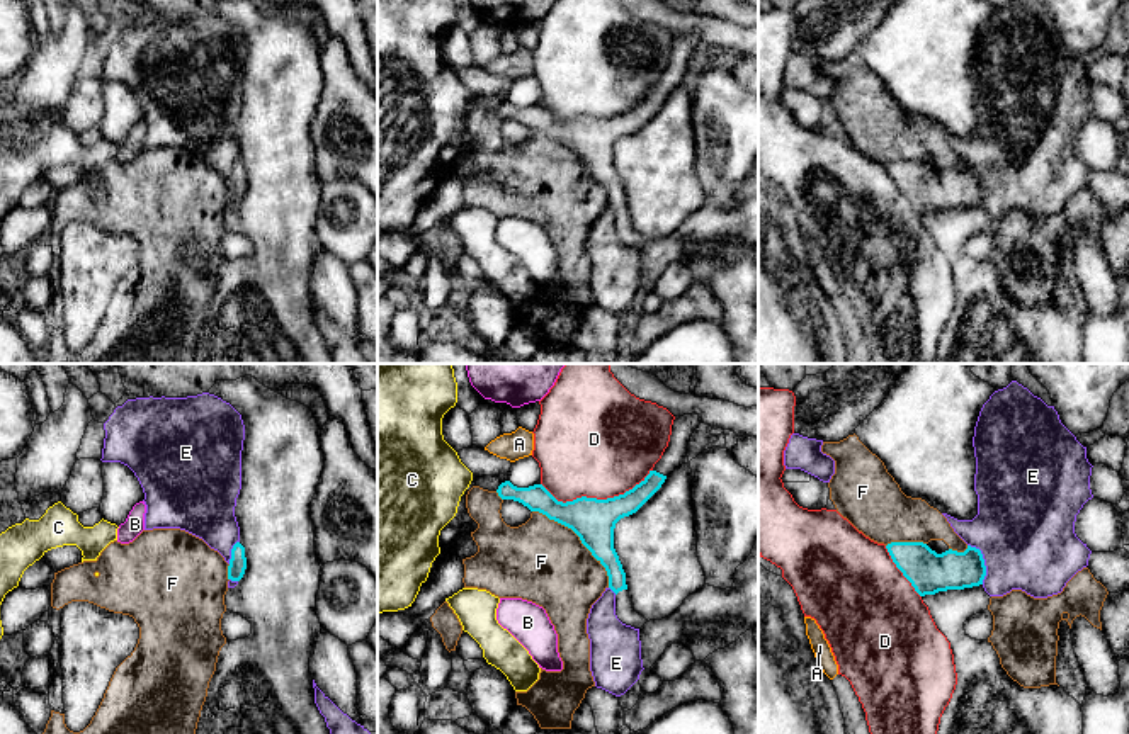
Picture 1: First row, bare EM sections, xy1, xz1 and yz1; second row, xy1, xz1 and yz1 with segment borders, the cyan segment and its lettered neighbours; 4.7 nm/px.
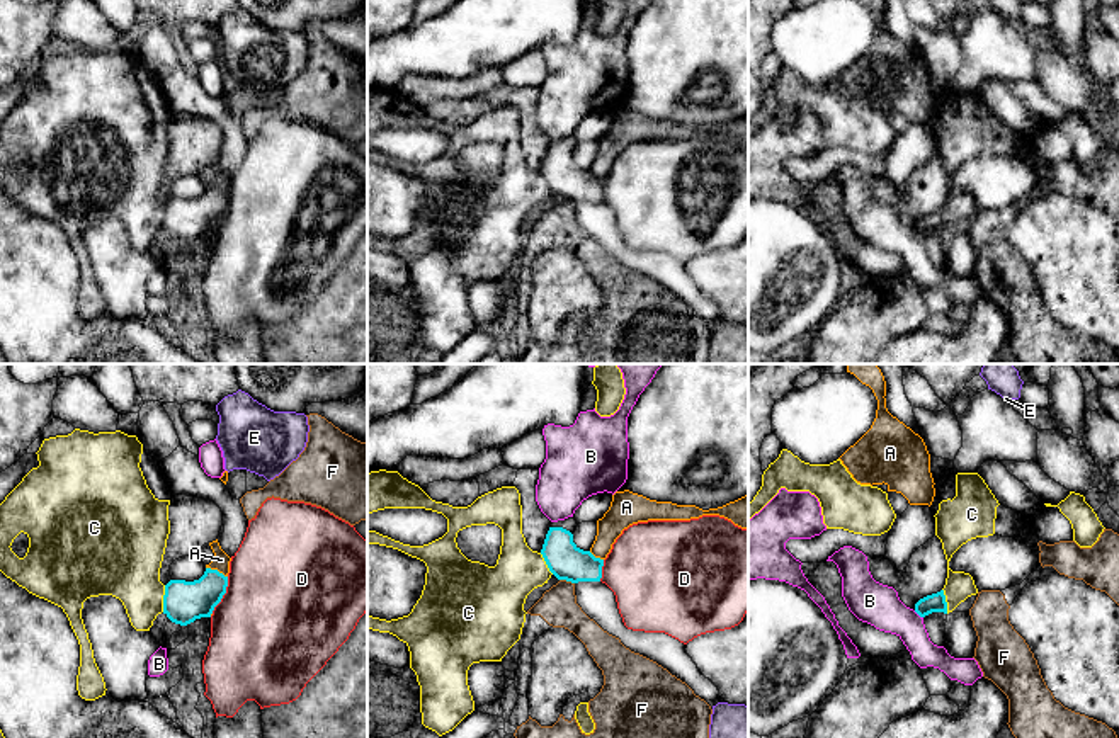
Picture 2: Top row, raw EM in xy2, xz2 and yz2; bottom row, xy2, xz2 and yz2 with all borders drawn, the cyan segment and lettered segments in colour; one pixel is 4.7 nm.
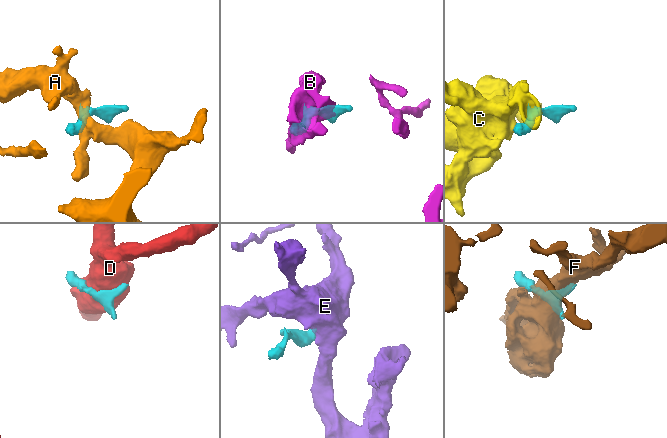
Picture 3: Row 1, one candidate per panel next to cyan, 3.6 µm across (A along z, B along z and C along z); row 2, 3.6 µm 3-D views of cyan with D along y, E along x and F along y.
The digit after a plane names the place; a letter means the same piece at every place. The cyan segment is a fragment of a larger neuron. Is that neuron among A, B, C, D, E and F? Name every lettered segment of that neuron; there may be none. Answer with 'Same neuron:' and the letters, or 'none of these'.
Same neuron: none of these

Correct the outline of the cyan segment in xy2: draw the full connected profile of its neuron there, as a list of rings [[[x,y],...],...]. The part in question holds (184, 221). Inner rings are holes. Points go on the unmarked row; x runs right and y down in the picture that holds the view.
[[[206,187],[199,199],[170,199],[165,204],[163,233],[175,243],[187,245],[201,236],[211,236],[226,213],[228,196]]]

